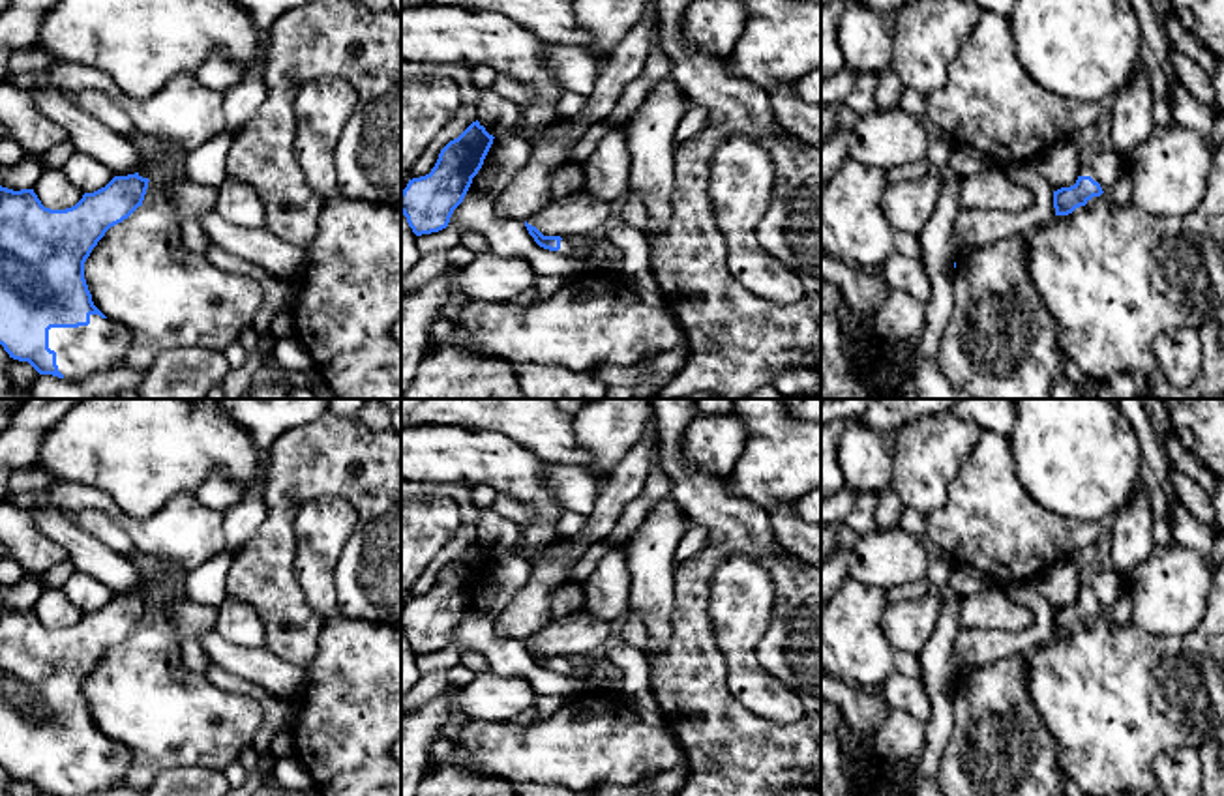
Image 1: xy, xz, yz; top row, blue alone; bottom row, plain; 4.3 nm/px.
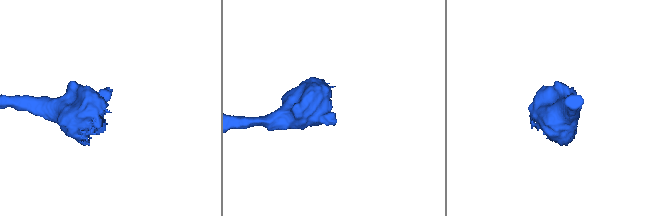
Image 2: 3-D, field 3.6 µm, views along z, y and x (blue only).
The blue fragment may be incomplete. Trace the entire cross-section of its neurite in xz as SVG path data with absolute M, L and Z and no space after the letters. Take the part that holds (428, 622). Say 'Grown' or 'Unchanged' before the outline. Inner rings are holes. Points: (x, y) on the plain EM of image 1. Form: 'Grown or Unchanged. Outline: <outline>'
Unchanged. Outline: M476 539L440 569L429 594L409 599L401 611L401 633L416 656L448 646L482 588L493 558Z

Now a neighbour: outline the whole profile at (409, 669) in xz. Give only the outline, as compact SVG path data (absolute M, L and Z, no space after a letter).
M401 631L401 700L420 680L420 671L416 665L416 654L407 642L407 637Z

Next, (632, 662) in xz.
M620 642L605 657L622 672L622 697L647 725L662 727L665 717L652 691L645 652Z

